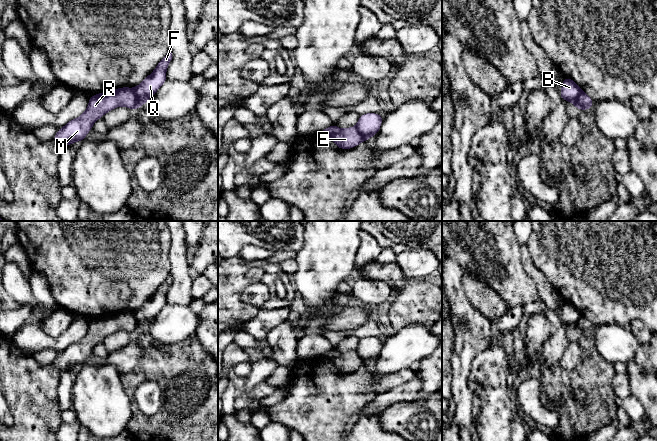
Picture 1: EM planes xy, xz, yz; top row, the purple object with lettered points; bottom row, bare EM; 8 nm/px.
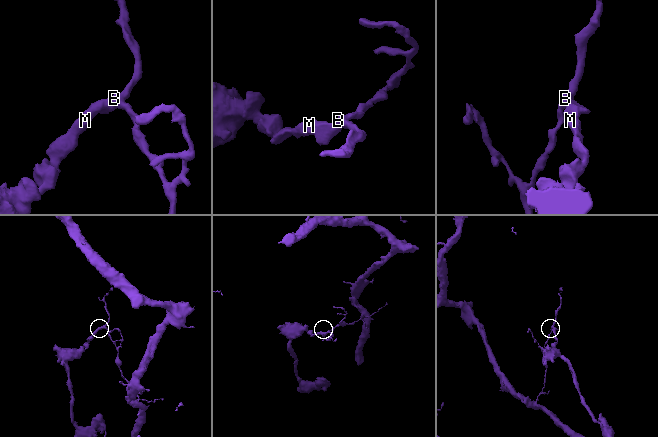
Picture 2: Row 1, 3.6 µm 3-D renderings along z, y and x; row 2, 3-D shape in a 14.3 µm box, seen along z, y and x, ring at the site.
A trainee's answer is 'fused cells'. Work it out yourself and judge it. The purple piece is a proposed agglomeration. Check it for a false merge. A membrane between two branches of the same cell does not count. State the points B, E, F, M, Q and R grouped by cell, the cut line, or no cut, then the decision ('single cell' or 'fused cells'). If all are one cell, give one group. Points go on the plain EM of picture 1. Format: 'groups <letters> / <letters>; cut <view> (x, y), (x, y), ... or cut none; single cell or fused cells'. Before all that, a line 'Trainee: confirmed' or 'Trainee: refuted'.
Trainee: confirmed
groups B F Q / E M R; cut xy (131, 313), (142, 328); fused cells

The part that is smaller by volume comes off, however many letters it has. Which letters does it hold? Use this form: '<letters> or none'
E, M, R

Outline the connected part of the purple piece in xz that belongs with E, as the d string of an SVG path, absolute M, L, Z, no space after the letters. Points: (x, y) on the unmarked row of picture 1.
M332 349L317 357L318 359L333 364L339 373L350 373L367 364L356 351L340 353Z

